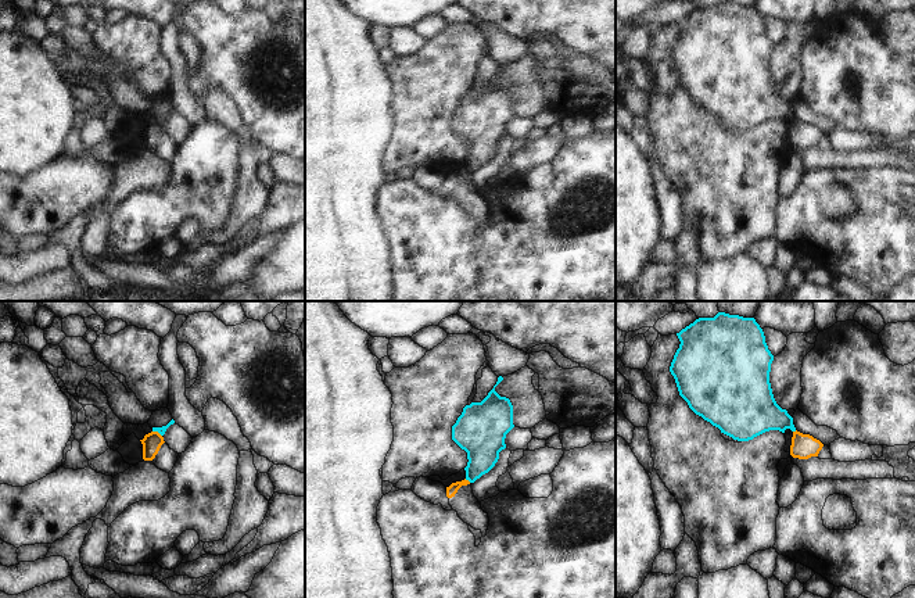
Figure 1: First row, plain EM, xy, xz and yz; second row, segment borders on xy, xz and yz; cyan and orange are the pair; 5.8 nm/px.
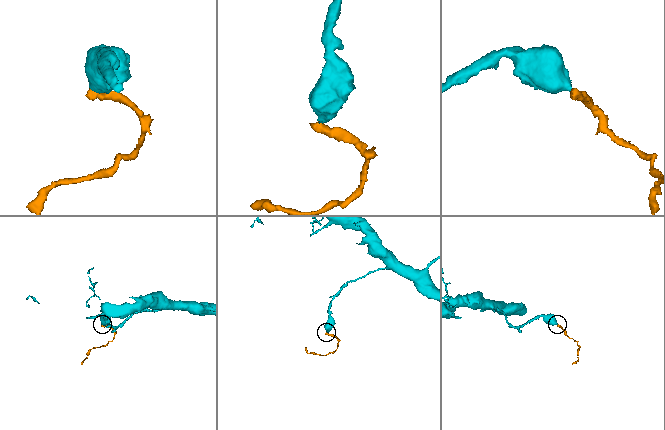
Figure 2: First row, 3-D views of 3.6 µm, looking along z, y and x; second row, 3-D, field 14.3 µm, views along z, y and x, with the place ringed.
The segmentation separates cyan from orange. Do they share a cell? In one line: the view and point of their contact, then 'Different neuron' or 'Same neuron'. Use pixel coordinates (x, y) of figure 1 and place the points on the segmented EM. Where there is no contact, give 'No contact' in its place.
Touches cyan at xy (157, 430). Different neuron

